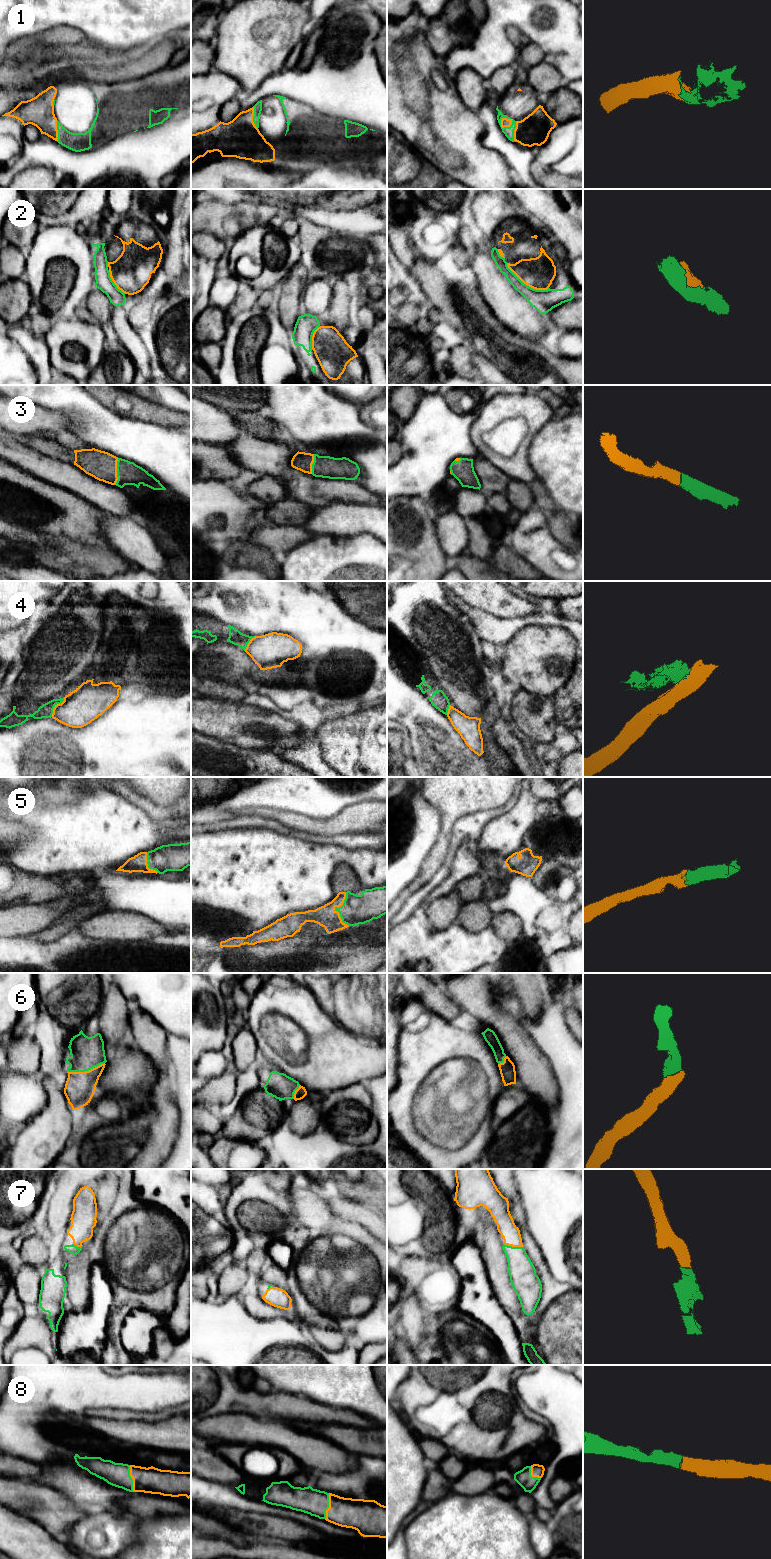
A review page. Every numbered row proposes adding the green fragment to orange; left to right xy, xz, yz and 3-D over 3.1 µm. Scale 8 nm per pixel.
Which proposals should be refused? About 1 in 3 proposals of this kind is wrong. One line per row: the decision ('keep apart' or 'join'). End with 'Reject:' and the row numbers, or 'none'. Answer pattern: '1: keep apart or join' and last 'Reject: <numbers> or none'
1: join
2: join
3: join
4: keep apart
5: join
6: join
7: join
8: join
Reject: 4

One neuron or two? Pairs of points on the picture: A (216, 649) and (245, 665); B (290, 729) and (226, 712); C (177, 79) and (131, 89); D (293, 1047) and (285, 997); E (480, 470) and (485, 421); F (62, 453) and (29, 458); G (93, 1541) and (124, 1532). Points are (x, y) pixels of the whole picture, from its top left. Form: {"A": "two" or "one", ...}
{"A": "one", "B": "one", "C": "one", "D": "one", "E": "two", "F": "two", "G": "one"}

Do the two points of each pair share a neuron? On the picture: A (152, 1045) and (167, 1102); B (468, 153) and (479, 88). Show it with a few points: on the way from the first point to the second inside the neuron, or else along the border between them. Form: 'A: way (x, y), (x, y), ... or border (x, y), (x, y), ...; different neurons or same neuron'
A: way (159, 1059), (162, 1069), (162, 1088); same neuron
B: border (459, 94), (462, 102), (475, 112); different neurons

